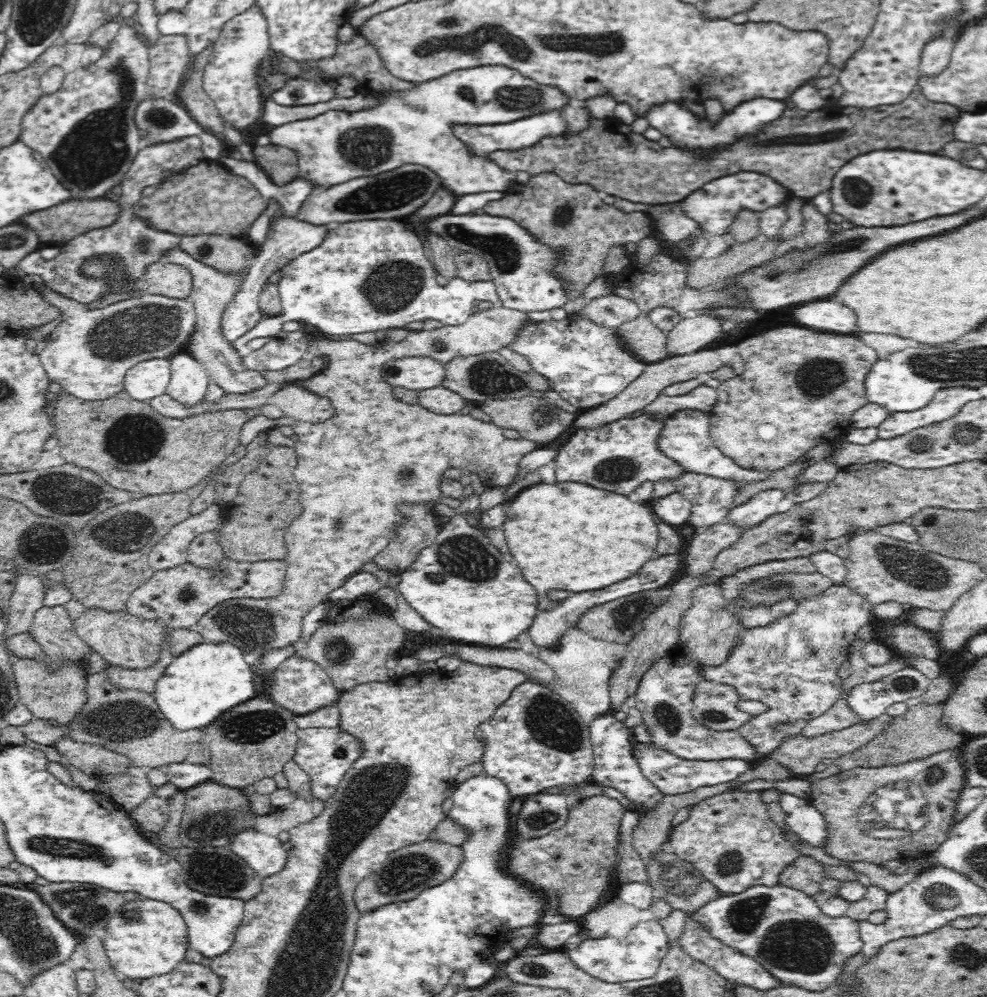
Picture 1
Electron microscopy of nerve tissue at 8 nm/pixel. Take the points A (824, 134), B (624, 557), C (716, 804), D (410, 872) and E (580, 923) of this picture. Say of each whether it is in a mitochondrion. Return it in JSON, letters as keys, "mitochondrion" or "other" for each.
{"A":"mitochondrion","B":"other","C":"other","D":"mitochondrion","E":"other"}

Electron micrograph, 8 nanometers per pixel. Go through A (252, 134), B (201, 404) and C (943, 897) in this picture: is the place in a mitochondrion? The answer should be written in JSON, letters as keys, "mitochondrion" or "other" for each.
{"A":"other","B":"other","C":"mitochondrion"}

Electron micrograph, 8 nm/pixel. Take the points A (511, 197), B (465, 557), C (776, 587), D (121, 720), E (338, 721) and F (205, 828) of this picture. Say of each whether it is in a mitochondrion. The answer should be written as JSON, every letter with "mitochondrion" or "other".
{"A":"other","B":"mitochondrion","C":"mitochondrion","D":"mitochondrion","E":"other","F":"mitochondrion"}

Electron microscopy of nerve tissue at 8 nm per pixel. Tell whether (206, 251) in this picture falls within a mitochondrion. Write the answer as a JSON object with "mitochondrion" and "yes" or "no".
{"mitochondrion":"yes"}

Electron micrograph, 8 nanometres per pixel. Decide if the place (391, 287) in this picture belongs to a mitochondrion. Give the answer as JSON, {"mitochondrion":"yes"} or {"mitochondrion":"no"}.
{"mitochondrion":"yes"}

